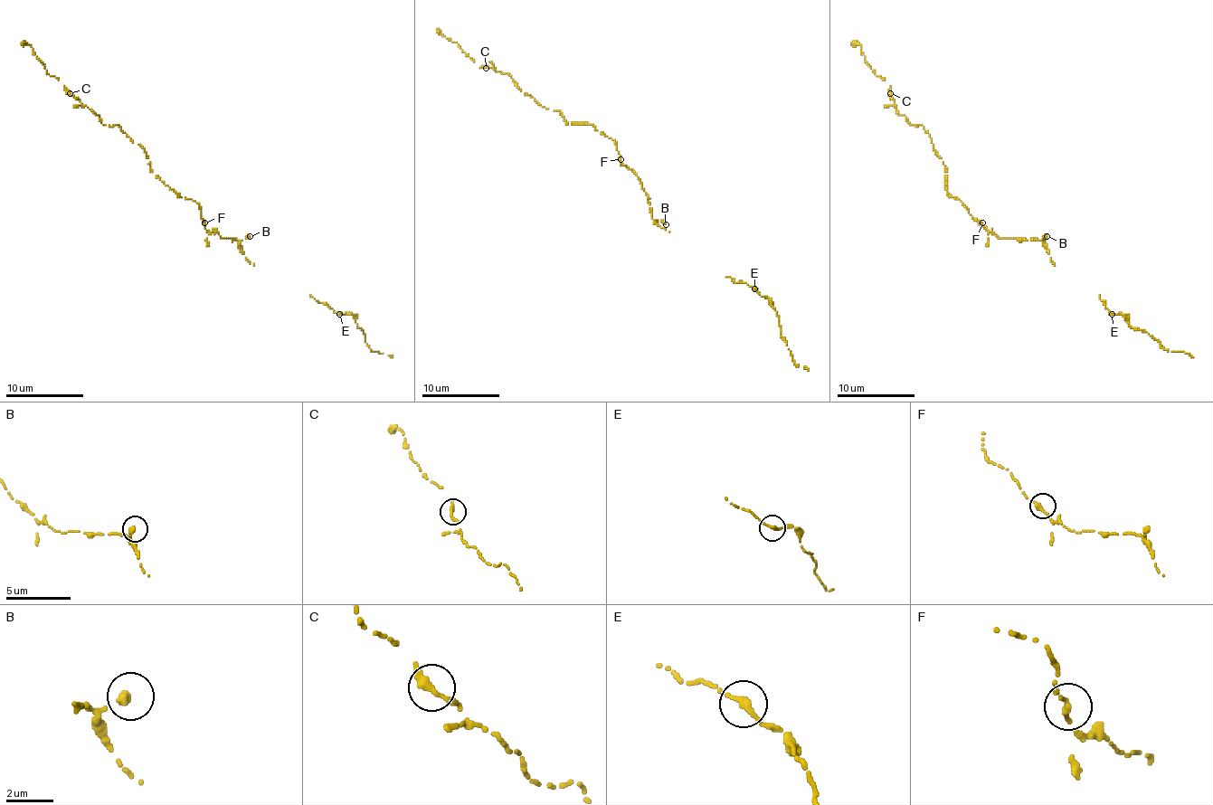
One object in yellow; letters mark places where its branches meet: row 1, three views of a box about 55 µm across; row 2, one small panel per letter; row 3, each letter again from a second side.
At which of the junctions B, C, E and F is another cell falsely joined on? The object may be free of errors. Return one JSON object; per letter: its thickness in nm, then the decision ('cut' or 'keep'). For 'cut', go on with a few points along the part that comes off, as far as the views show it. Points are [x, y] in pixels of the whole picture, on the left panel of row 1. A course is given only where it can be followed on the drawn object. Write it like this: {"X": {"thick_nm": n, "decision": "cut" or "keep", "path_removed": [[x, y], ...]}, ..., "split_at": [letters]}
{"B": {"thick_nm": 320, "decision": "keep"}, "C": {"thick_nm": 400, "decision": "keep"}, "E": {"thick_nm": 240, "decision": "keep"}, "F": {"thick_nm": 240, "decision": "keep"}, "split_at": []}

